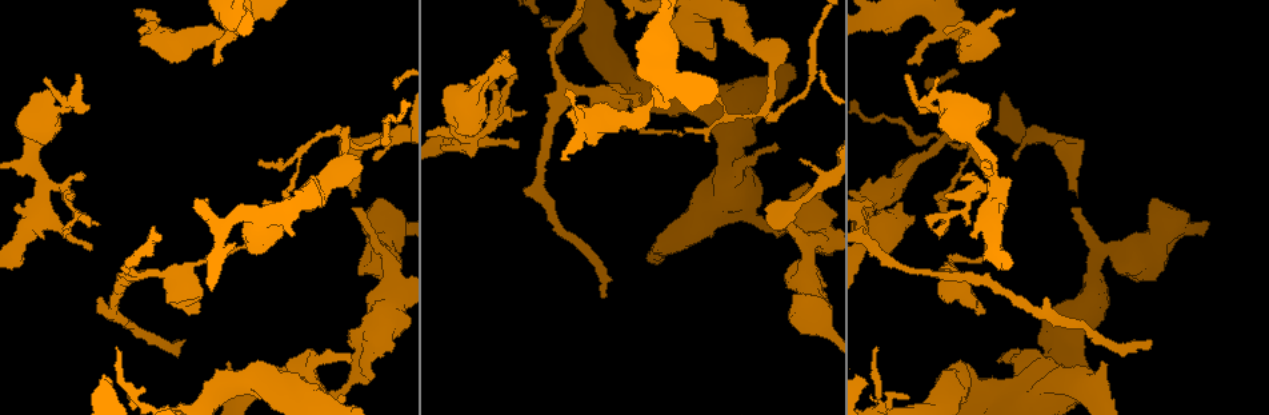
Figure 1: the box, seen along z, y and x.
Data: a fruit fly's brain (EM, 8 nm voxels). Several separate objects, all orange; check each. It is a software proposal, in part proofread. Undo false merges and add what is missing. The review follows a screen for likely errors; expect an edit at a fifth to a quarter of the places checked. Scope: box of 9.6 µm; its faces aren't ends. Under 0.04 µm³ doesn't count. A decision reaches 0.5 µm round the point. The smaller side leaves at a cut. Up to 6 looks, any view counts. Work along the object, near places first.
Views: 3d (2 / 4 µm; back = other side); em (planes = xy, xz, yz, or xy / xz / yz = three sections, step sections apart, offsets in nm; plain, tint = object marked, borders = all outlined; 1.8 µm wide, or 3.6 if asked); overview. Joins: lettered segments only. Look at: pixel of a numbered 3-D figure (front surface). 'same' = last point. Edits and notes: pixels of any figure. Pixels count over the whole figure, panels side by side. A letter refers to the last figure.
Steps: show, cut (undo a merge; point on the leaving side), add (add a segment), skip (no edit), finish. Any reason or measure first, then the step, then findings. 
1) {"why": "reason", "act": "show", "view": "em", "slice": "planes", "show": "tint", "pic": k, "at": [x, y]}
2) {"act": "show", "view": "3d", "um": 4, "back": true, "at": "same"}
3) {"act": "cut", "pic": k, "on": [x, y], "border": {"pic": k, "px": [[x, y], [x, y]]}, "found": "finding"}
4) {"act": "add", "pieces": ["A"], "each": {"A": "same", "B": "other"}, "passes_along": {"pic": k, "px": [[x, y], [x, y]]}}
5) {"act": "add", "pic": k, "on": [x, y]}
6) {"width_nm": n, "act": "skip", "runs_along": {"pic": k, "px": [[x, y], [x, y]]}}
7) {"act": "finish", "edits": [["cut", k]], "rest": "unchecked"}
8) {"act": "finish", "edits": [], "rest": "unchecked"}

{"why": "an open end", "act": "show", "view": "em", "slice": "xz", "step": 16, "show": "tint", "pic": 1, "at": [876, 348]}

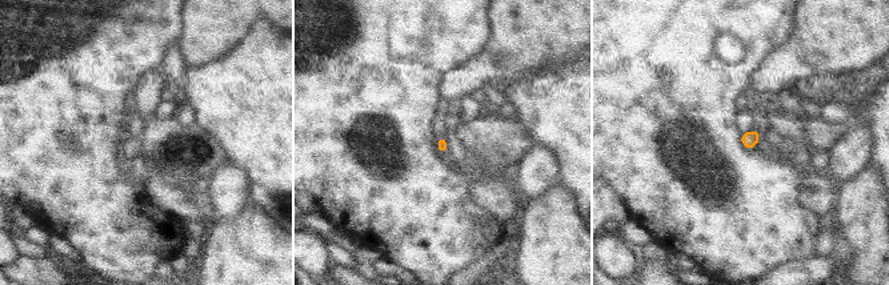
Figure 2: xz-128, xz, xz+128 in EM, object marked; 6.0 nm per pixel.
{"why": "cut it another way", "act": "show", "view": "em", "slice": "planes", "show": "borders", "at": "same"}

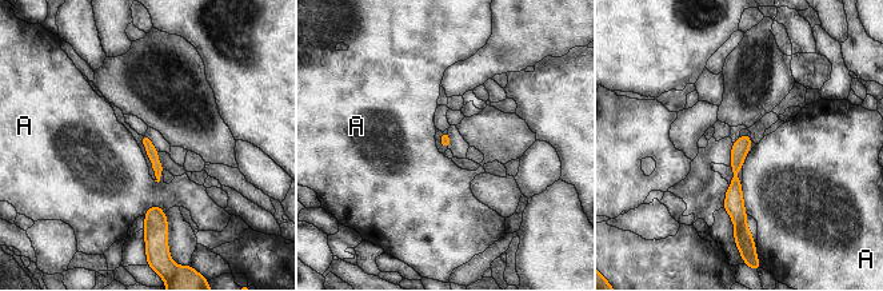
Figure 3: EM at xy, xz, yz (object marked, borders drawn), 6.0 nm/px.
{"longest_contact_nm": ["A", 140], "act": "skip", "each": {"A": "other"}, "found": "none of them fits"}

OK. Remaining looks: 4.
{"why": "tapers out", "act": "show", "view": "3d", "um": 2, "pic": 1, "at": [97, 225]}

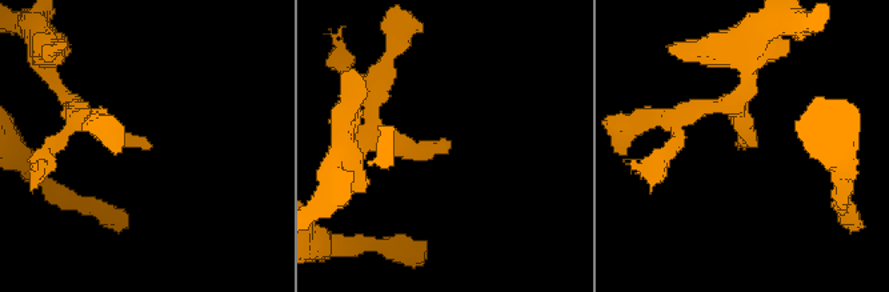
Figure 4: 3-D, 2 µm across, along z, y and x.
{"why": "now the EM", "act": "show", "view": "em", "slice": "planes", "show": "borders", "pic": 4, "at": [150, 149]}

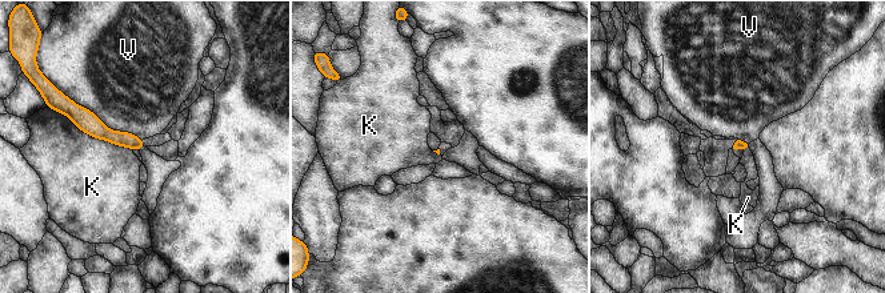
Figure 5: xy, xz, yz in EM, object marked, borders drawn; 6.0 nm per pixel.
{"act": "skip", "each": {"K": "other", "V": "other"}, "runs_along": {"pic": 5, "px": [[73, 108], [99, 131], [139, 145]]}, "found": "no lettered segment goes on from it"}

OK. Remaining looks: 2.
{"why": "end of a long branch", "act": "show", "view": "em", "slice": "planes", "show": "borders", "pic": 1, "at": [1147, 348]}

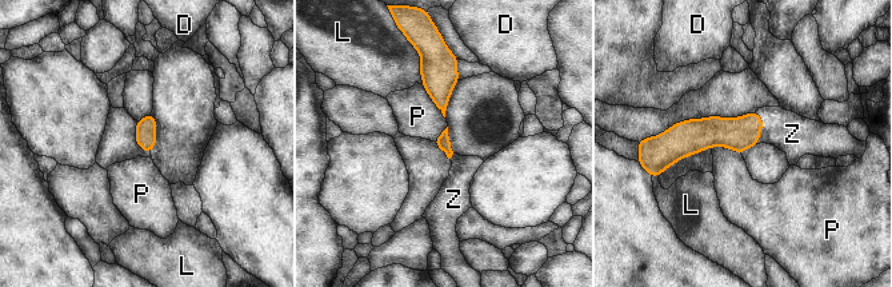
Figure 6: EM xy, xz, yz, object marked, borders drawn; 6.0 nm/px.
{"act": "add", "pieces": ["Z"], "each": {"D": "other", "L": "other", "P": "other", "Z": "same"}, "passes_along": {"pic": 6, "px": [[738, 134], [762, 127], [792, 134]]}, "found": "it goes on there"}

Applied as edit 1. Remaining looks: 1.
{"act": "finish", "edits": [["add", 6]], "rest": "unchecked"}

